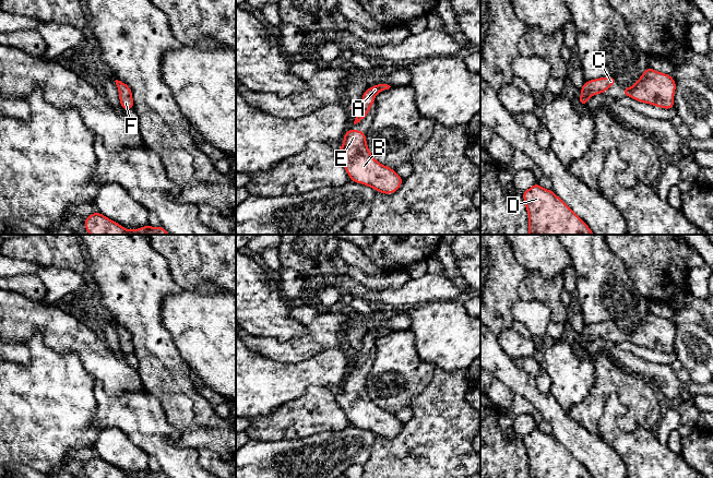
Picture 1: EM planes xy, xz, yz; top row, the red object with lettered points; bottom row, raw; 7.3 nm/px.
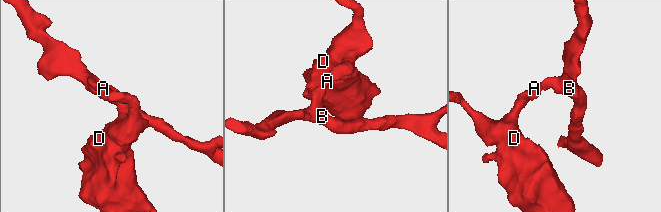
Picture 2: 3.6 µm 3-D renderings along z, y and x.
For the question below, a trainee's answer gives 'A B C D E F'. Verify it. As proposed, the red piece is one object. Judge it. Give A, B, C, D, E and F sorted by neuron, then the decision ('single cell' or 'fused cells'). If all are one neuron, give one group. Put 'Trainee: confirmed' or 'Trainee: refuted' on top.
Trainee: confirmed
A B C D E F; single cell

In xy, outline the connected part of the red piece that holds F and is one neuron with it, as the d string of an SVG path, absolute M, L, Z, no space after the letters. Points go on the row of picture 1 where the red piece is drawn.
M116 80L115 82L119 91L121 108L126 110L133 109L134 103L132 99L131 88L121 81Z

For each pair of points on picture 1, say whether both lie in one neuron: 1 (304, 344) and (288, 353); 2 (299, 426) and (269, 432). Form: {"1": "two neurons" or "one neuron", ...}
{"1": "one neuron", "2": "one neuron"}

